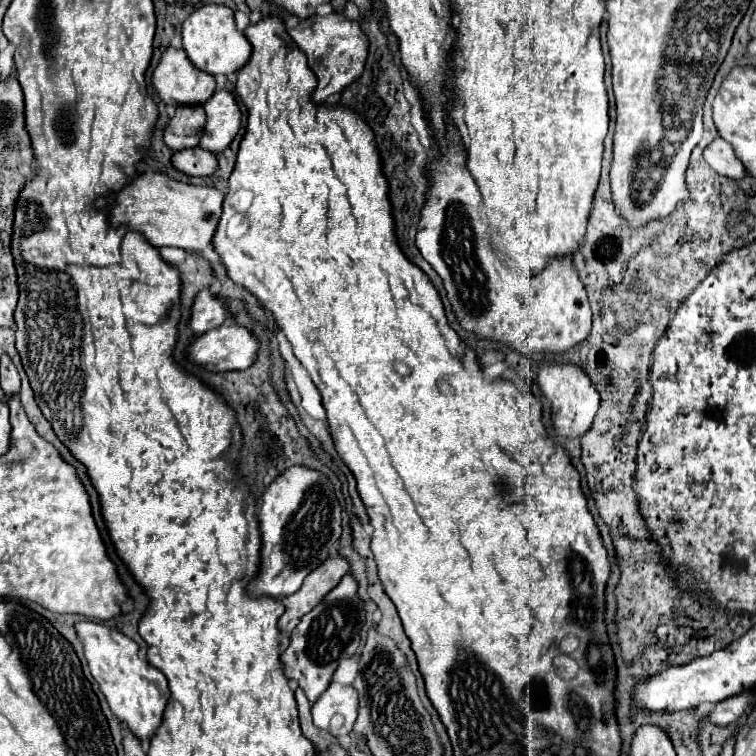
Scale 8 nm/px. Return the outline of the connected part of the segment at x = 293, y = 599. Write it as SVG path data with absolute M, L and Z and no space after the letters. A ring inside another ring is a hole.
M341 556L329 558L327 562L323 562L323 566L319 566L319 570L313 570L307 576L307 582L303 582L303 586L295 594L281 600L285 612L277 622L279 630L283 634L289 634L301 622L301 618L313 610L313 606L323 602L323 598L341 582L347 570L349 564Z

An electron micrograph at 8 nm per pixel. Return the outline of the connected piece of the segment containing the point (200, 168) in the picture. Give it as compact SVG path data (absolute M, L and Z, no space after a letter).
M197 146L197 148L185 148L173 152L171 164L187 176L209 176L217 168L217 158L215 154Z

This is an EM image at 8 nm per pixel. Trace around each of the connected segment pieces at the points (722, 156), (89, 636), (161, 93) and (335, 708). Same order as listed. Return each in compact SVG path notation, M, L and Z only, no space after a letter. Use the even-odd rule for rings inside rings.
M717 136L705 150L703 150L703 158L707 160L707 164L717 170L721 176L729 176L729 178L743 178L745 170L743 164L735 158L731 144L725 142L721 136Z
M85 620L77 624L77 634L83 640L85 658L89 662L91 674L105 694L109 708L119 718L119 722L123 722L141 742L149 742L155 736L155 730L163 724L163 712L171 696L167 678L149 662L139 660L139 646L117 630Z
M173 46L163 52L151 84L161 102L173 106L205 104L215 92L215 76L191 66L187 52Z
M331 684L311 708L313 724L341 738L351 732L357 718L357 694L353 686Z

